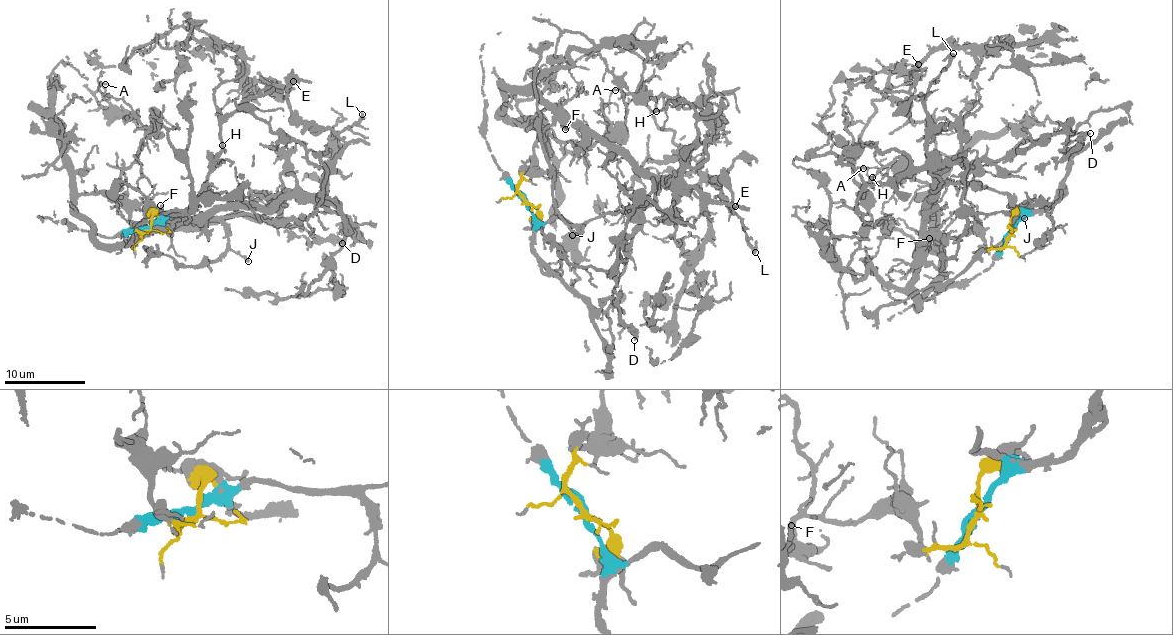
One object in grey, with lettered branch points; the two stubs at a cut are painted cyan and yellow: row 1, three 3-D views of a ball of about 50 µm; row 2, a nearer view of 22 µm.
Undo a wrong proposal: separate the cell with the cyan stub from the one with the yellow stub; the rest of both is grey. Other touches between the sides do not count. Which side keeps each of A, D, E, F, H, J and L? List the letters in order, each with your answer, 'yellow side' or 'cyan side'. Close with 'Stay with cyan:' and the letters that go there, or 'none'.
A: yellow side
D: cyan side
E: yellow side
F: yellow side
H: yellow side
J: cyan side
L: yellow side
Stay with cyan: D, J

